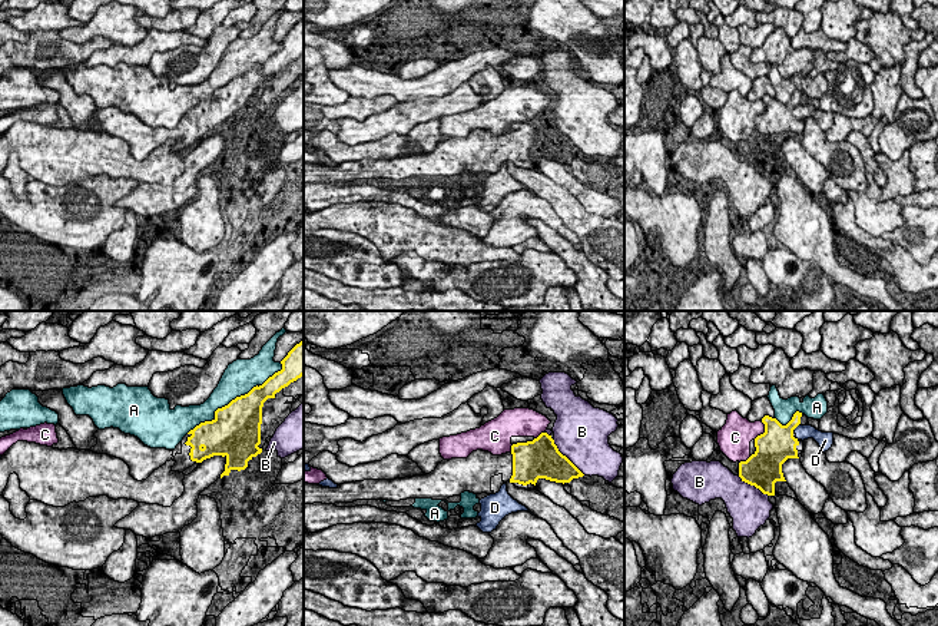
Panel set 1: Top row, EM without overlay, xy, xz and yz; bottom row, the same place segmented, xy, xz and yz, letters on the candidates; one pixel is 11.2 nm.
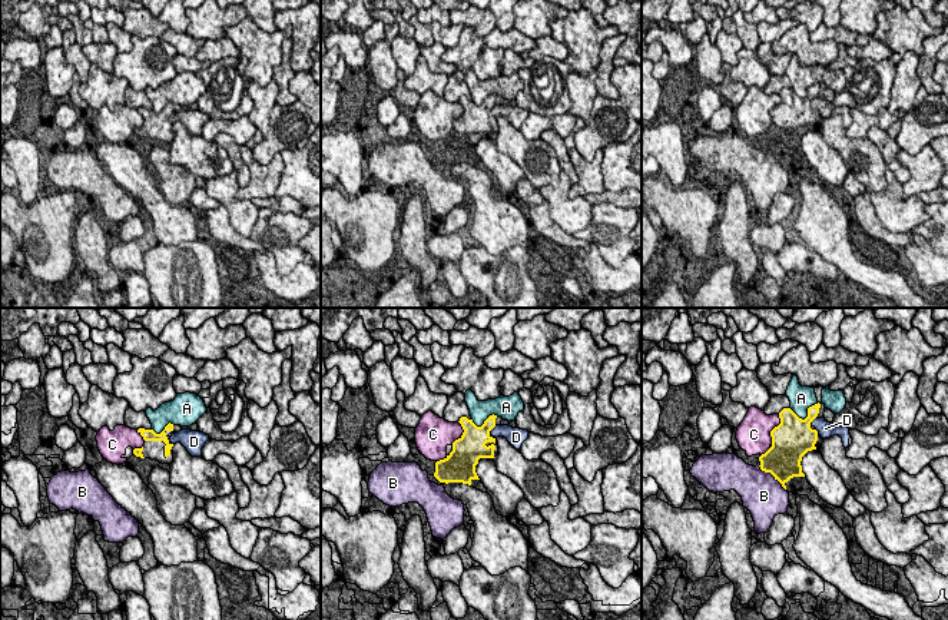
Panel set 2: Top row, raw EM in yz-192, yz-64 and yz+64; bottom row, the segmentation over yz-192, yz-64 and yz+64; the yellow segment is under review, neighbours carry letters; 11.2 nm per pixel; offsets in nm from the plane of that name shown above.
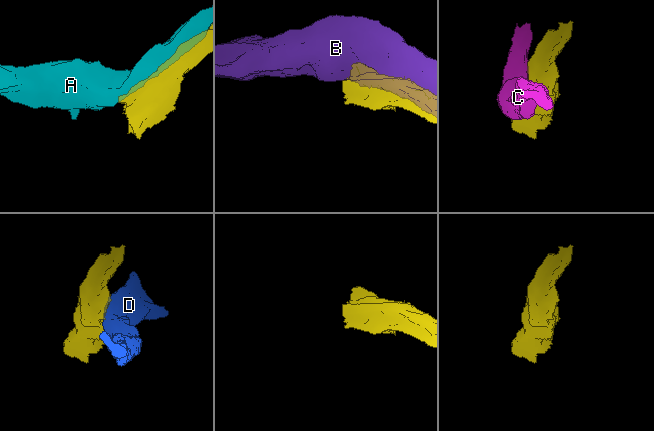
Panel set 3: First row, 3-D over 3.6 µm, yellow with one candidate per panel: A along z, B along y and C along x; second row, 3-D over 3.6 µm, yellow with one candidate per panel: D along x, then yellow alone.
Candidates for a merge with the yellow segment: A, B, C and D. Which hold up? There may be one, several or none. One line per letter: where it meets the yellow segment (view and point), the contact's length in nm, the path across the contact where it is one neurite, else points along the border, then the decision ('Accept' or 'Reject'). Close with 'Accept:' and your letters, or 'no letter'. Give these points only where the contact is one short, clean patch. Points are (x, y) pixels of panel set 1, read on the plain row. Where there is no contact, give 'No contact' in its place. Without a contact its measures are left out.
A: Touches yellow at xy (219, 88). Shared border 950 nm. Reject
B: Touches yellow at xz (566, 136). Shared border 550 nm. Reject
C: Touches yellow at yz (765, 111). Shared border 240 nm. Reject
D: Touches yellow at yz (796, 105). Shared border 110 nm. Reject
Accept: no letter

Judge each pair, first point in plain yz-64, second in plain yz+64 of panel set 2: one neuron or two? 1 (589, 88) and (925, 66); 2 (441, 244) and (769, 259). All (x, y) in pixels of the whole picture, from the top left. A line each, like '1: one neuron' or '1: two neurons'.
1: two neurons
2: two neurons

